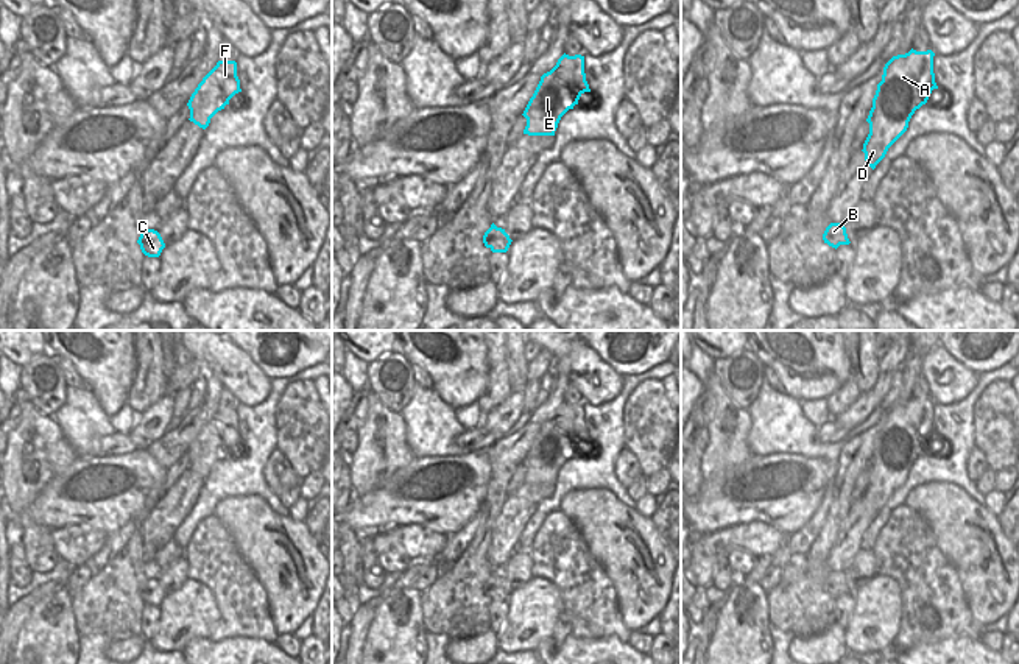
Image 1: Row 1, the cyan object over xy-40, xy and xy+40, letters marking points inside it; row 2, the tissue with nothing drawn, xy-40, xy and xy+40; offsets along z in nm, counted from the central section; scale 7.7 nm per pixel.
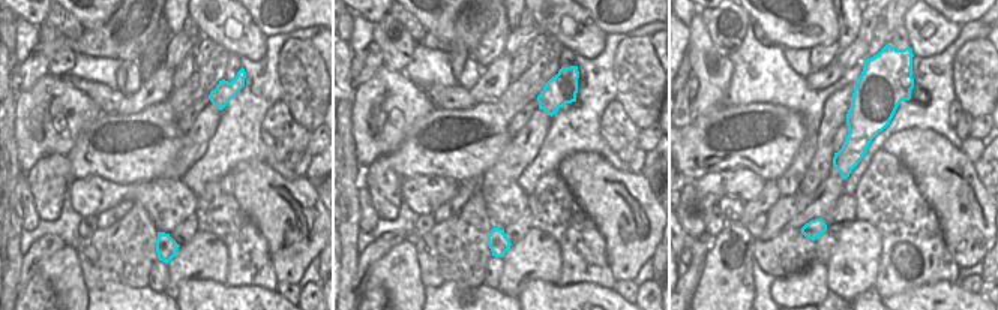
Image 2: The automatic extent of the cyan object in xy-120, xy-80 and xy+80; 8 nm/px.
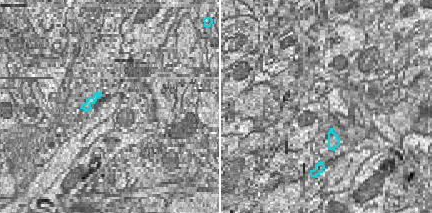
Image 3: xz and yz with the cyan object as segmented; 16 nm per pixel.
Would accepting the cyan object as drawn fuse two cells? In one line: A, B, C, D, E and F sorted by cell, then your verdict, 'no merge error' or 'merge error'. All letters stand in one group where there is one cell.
groups A B D E F / C; merge error

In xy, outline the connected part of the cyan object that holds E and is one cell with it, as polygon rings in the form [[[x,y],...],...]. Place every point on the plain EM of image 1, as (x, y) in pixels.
[[[562,404],[556,415],[541,426],[524,466],[528,485],[555,485],[561,466],[578,454],[580,446],[591,441],[584,422],[584,405]]]

